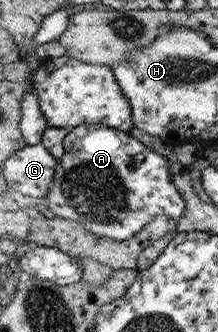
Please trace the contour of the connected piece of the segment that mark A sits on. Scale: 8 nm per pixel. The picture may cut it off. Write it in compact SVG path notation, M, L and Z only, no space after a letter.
M102 124L79 125L71 129L68 137L65 137L65 156L61 159L57 167L57 176L55 177L54 185L46 199L48 200L48 205L59 216L83 223L86 229L93 234L98 234L102 238L110 238L116 241L124 241L125 239L136 236L137 233L140 233L144 228L148 227L158 216L172 216L177 220L180 216L184 215L185 211L184 197L181 196L180 190L177 189L177 186L172 181L172 165L169 165L168 157L165 154L158 153L157 150L152 149L145 142L134 137L131 132L125 132L121 129L111 128Z

